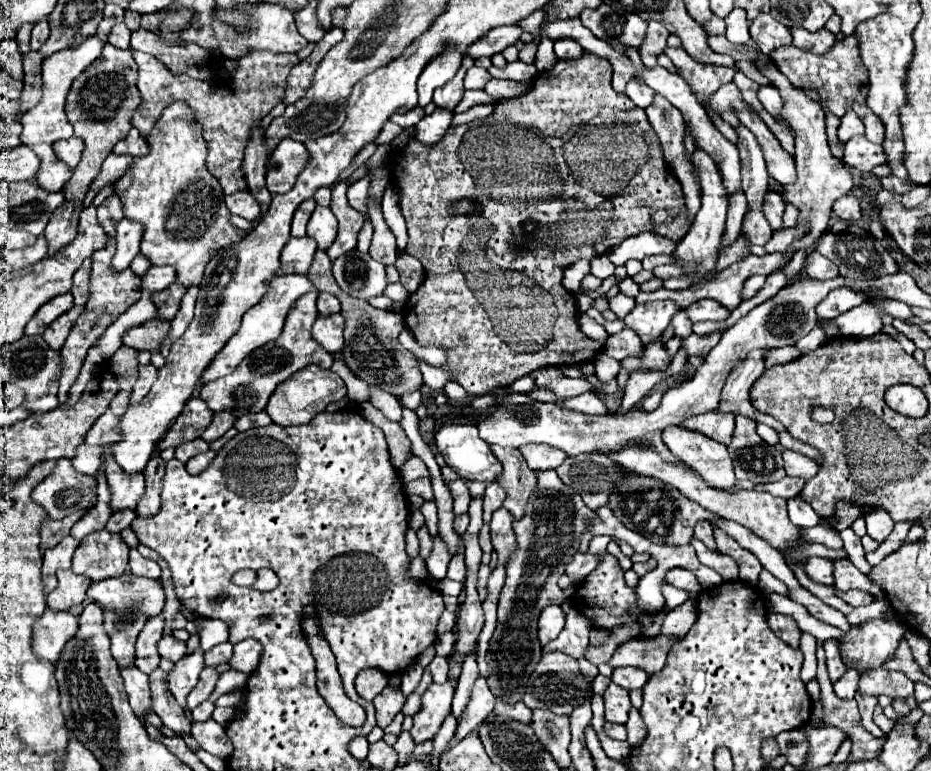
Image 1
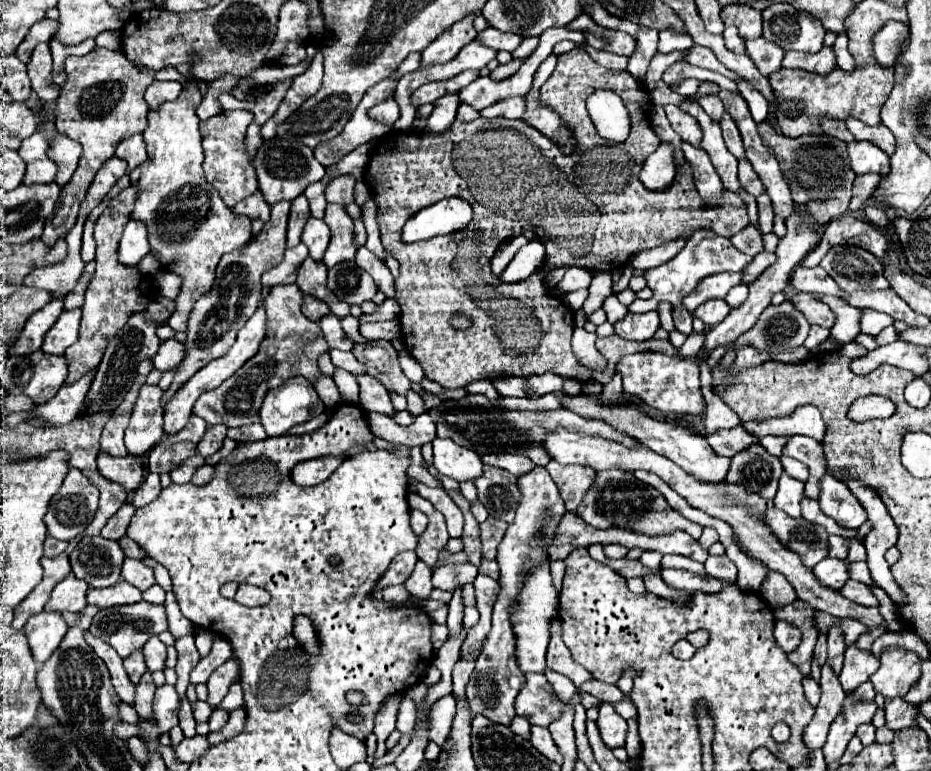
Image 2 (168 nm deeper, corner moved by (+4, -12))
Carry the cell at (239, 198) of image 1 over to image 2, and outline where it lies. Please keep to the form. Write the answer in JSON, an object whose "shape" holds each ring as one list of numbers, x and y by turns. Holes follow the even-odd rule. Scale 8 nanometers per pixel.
{"shape":[[258,190,254,196,248,196,242,202,238,202,232,210,234,210,234,214,242,214,250,220,260,218,262,222,266,222,270,218,270,206,268,206,268,202,264,202,264,196]]}

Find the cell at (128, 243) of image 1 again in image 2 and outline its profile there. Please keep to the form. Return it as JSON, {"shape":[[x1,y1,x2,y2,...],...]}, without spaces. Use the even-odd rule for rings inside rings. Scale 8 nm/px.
{"shape":[[130,220,122,232,118,262,124,266,136,266,148,252,150,252,150,244,146,238,146,226,142,226,142,222]]}

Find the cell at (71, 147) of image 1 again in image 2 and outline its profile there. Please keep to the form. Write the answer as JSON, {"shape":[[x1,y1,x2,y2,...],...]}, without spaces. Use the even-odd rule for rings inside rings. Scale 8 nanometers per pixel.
{"shape":[[58,136,58,140,50,146,48,156,58,166,58,176,56,176,58,186,64,186,72,178,76,164,80,160,80,154,82,154,82,146,78,146,78,142,74,142,66,136]]}

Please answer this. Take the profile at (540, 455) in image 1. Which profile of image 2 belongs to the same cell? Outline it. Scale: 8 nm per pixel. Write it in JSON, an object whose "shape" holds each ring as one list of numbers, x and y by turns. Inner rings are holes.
{"shape":[[484,454,482,462,498,466,502,470,508,470,514,476,528,474,530,470,536,468,536,464,528,456,520,456,520,454]]}

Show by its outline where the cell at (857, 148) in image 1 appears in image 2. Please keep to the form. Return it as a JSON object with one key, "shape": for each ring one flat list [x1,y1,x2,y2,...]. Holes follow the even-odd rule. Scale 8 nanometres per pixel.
{"shape":[[856,140,850,142,848,156,850,156,850,168,856,174,876,172,886,176,890,172,890,158,870,142,856,142]]}

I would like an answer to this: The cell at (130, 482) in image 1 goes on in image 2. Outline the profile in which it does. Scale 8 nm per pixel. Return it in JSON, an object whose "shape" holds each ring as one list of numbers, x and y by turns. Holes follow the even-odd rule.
{"shape":[[100,454,98,456,98,470,106,480,112,480,112,482,120,484,126,490,128,500,134,494,134,490,140,488,142,480,144,480,142,460,138,456,132,456,132,454,124,456,124,458]]}

